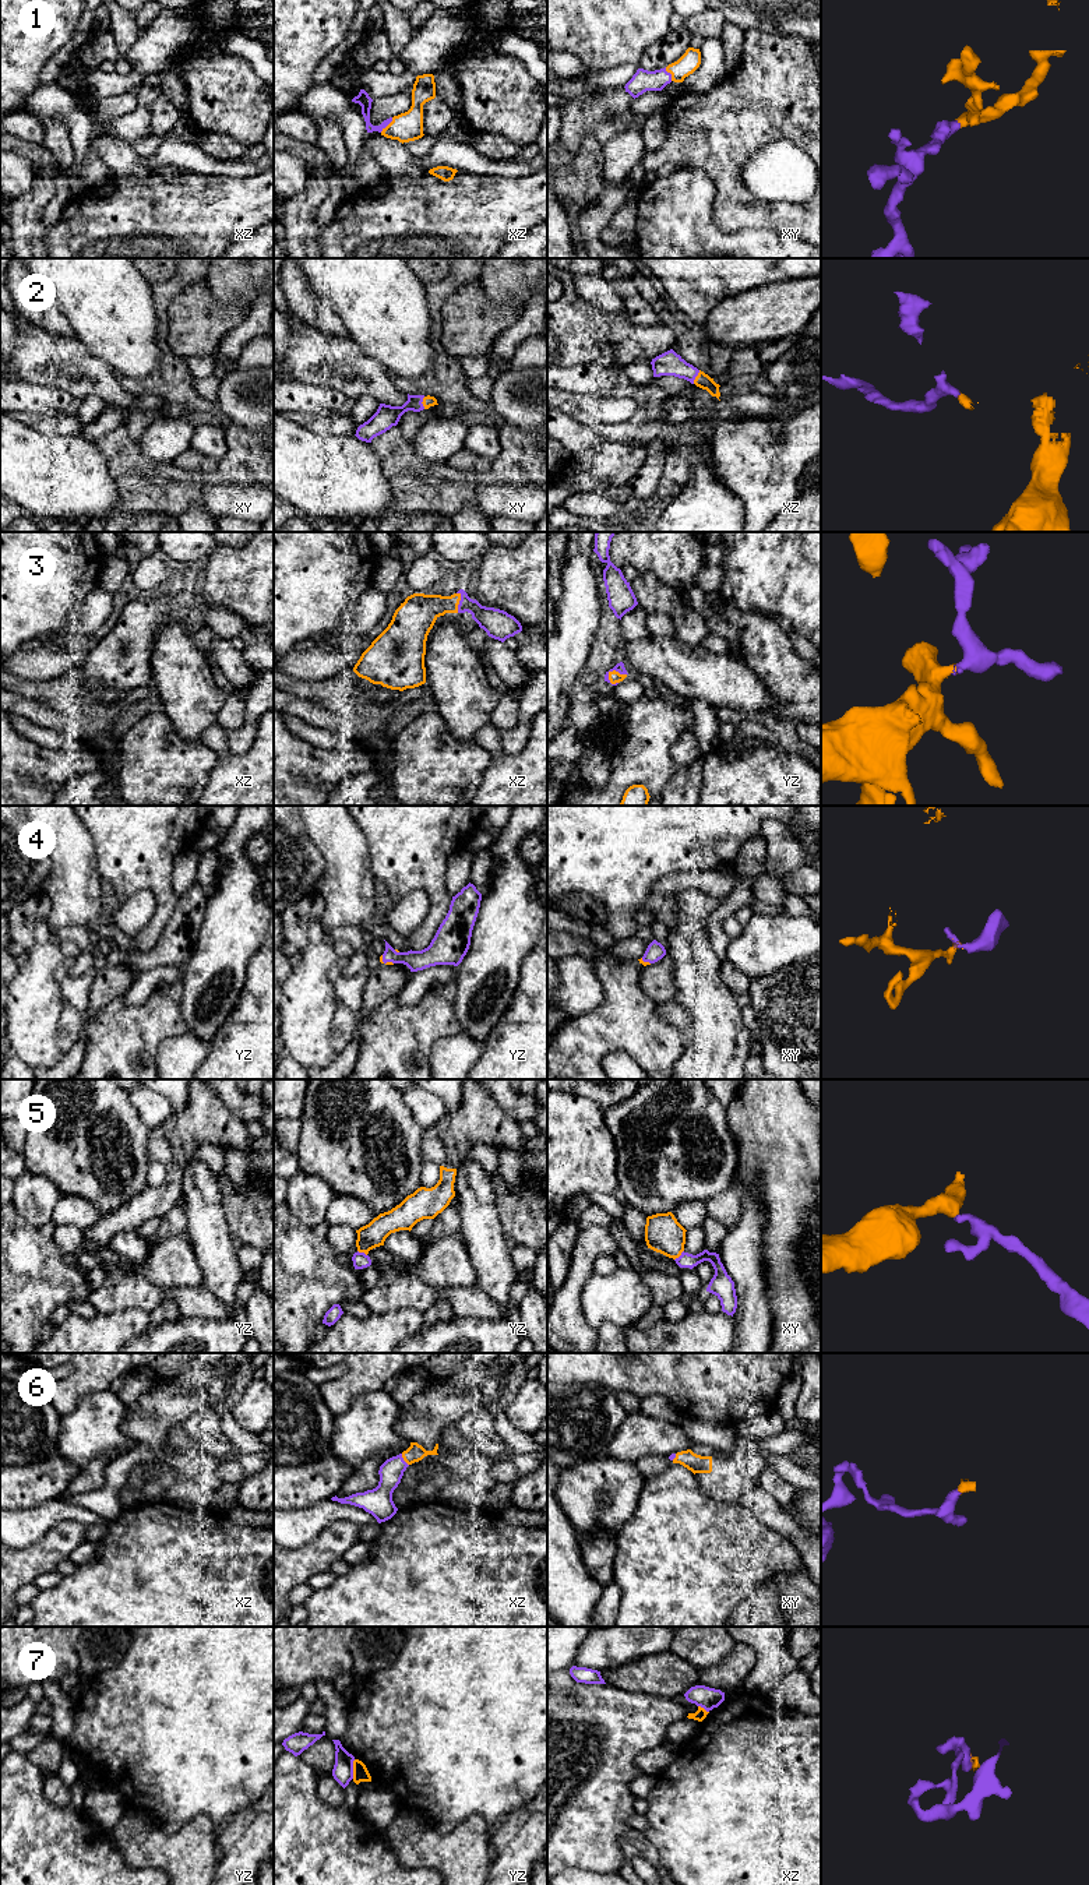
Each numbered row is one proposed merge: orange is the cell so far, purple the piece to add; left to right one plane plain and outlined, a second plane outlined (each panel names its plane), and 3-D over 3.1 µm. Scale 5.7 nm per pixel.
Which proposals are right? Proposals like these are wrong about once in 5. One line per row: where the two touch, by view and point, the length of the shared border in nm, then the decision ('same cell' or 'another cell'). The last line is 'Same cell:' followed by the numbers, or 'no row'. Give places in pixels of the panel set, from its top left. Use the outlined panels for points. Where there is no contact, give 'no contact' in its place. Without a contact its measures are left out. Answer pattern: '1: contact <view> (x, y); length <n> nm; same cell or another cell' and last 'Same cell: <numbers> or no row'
1: contact xz (388, 124); length 120 nm; same cell
2: contact xz (695, 377); length 90 nm; same cell
3: contact yz (615, 670); length 120 nm; same cell
4: contact yz (387, 962); length 90 nm; same cell
5: contact xy (679, 1255); length 80 nm; another cell
6: contact xz (404, 1459); length 80 nm; same cell
7: contact yz (353, 1769); length 110 nm; another cell
Same cell: 1, 2, 3, 4, 6

